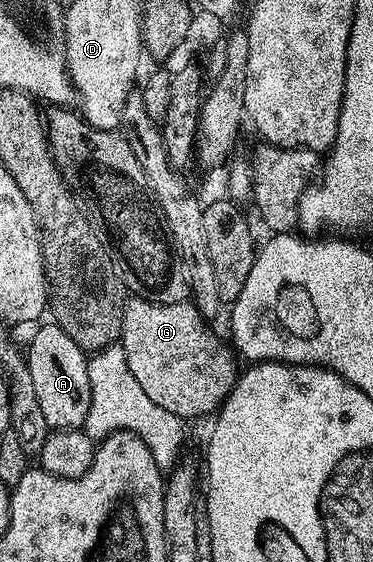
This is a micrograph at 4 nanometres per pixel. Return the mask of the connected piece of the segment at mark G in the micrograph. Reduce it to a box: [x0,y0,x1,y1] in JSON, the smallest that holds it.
[120,298,240,418]

